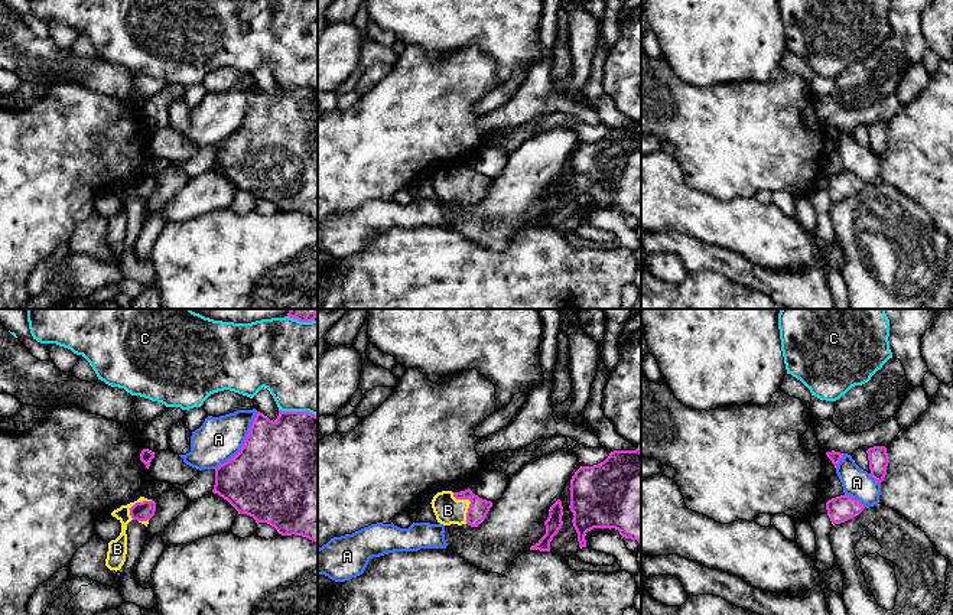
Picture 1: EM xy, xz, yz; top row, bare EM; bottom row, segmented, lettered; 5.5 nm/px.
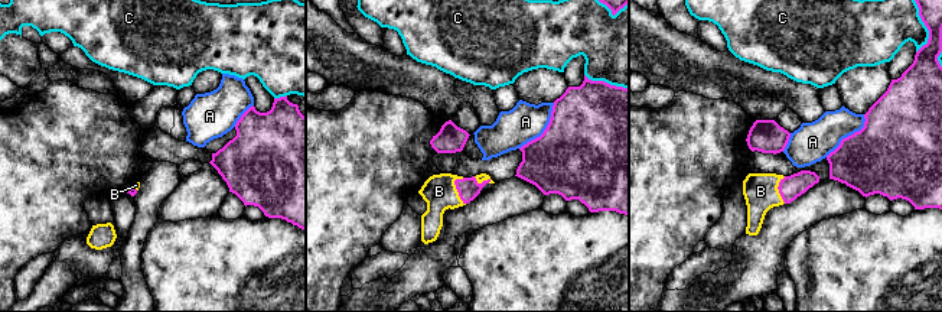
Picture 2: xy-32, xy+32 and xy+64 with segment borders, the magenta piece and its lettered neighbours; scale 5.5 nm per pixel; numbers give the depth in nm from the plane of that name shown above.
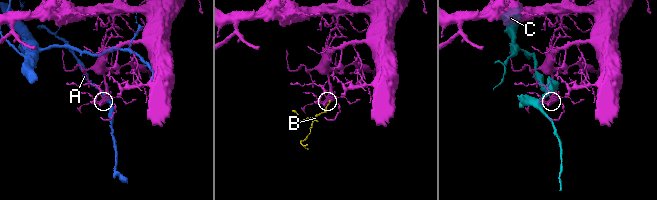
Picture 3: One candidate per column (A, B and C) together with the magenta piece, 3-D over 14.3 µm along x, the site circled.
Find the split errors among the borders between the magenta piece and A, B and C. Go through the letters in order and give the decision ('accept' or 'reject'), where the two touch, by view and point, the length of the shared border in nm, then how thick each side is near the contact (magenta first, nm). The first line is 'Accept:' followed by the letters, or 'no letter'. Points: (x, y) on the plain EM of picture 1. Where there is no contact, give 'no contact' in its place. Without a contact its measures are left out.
Accept: B
A: reject | xy (244, 120) | 400 nm | 500/240 nm
B: accept | xz (471, 179) | 190 nm | 110/160 nm
C: reject | xy (298, 88) | 220 nm | 500/480 nm

